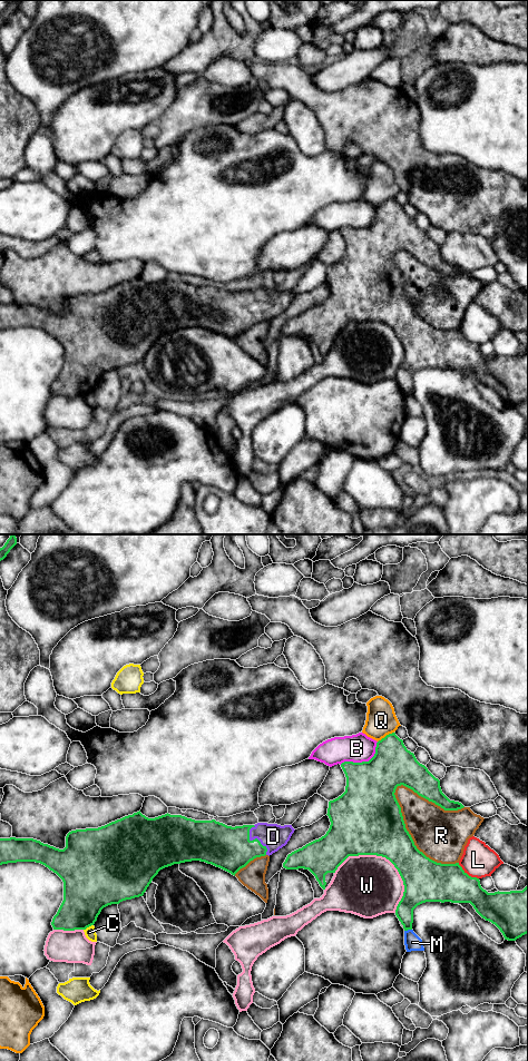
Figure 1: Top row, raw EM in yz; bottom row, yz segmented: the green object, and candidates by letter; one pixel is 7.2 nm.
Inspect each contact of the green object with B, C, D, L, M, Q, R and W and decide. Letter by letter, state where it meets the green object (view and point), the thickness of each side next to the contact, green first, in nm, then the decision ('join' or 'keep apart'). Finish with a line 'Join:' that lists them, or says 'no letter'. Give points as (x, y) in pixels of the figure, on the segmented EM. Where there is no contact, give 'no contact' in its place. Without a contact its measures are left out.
B: yz (363, 762) | 360/200 nm | keep apart
C: yz (88, 926) | 340/80 nm | keep apart
D: yz (254, 840) | 320/180 nm | join
L: yz (467, 874) | 280/240 nm | keep apart
M: yz (408, 929) | 160/120 nm | keep apart
Q: yz (387, 735) | 300/220 nm | keep apart
R: yz (411, 837) | 380/380 nm | keep apart
W: yz (387, 858) | 420/440 nm | keep apart
Join: D

